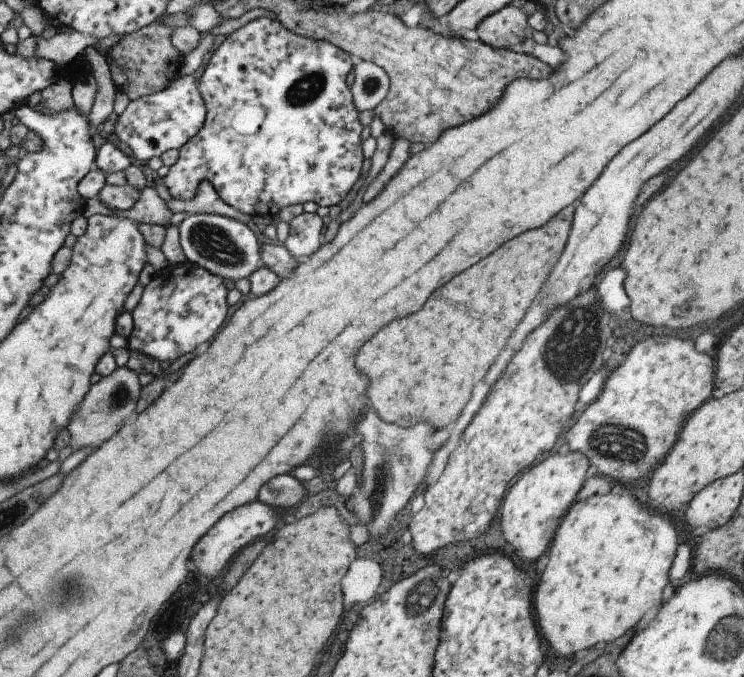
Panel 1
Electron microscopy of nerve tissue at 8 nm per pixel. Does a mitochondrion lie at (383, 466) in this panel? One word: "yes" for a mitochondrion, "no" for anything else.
yes

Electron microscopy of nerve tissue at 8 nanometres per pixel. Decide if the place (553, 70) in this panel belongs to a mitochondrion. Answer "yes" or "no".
no

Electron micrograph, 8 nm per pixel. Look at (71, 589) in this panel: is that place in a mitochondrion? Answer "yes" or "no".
yes

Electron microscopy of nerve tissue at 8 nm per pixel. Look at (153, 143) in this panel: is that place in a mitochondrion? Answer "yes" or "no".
no

